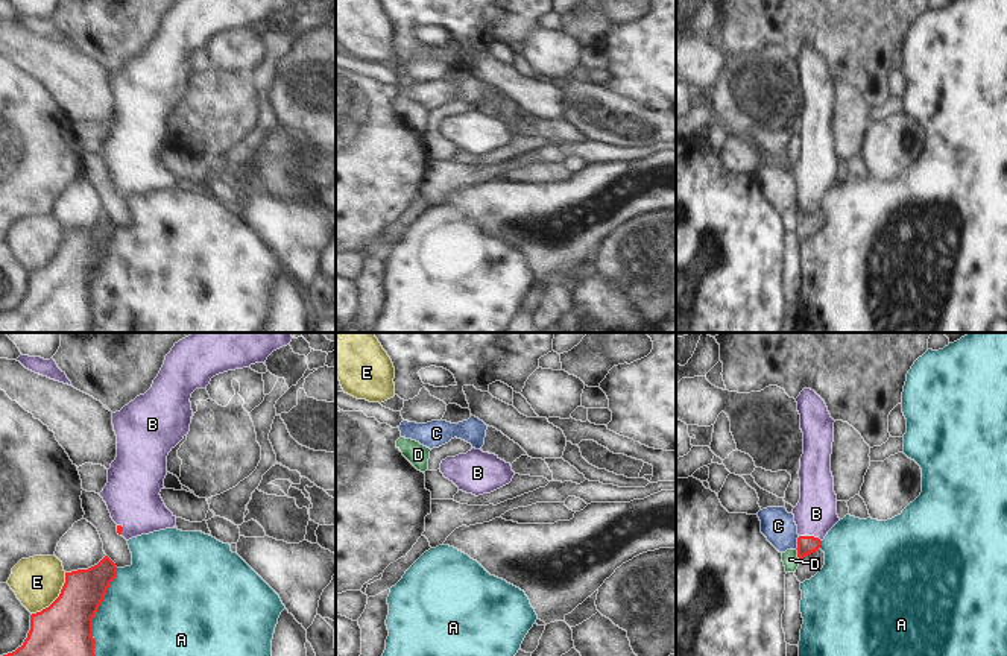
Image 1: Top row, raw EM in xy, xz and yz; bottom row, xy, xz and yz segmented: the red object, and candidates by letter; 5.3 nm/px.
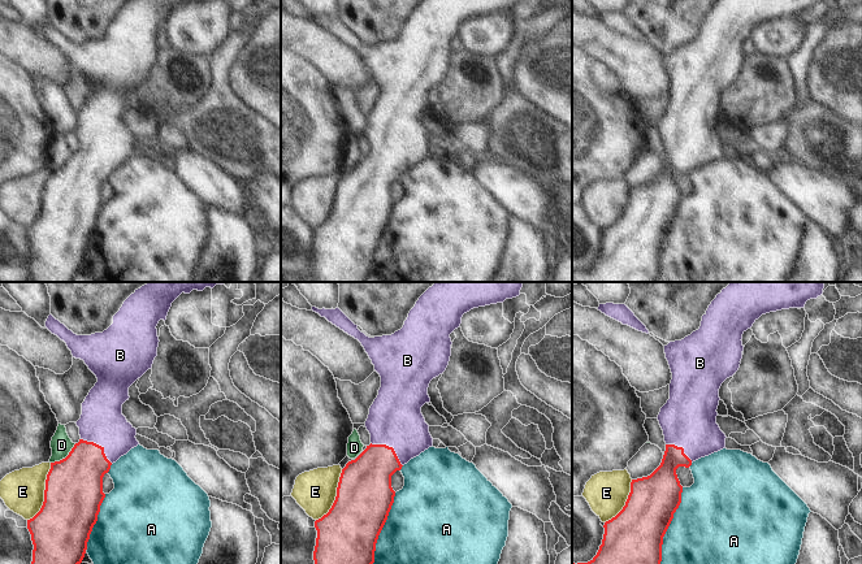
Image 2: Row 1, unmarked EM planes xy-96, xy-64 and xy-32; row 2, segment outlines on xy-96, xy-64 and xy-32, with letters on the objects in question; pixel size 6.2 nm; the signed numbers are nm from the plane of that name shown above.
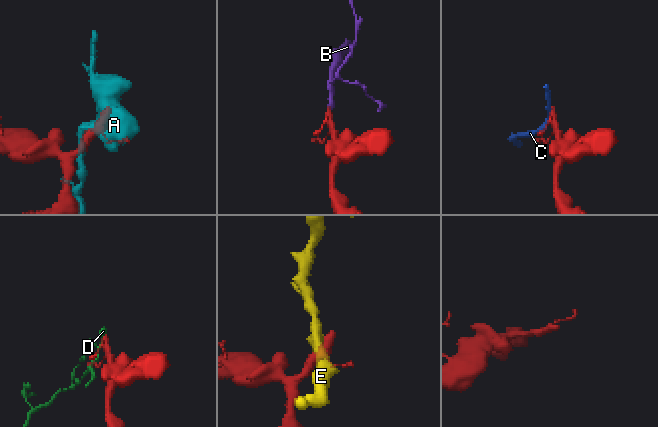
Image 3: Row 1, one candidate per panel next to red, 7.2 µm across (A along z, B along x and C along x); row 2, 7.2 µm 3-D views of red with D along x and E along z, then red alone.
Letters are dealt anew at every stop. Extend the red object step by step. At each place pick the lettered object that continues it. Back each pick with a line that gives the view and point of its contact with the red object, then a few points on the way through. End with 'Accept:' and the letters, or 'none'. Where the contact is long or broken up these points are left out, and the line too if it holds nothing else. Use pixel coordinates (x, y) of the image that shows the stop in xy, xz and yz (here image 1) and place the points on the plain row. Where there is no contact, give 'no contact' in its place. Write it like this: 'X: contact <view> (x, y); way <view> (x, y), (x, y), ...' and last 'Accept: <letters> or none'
B: contact yz (810, 196); way yz (805, 204), (810, 196), (816, 173)
Accept: B

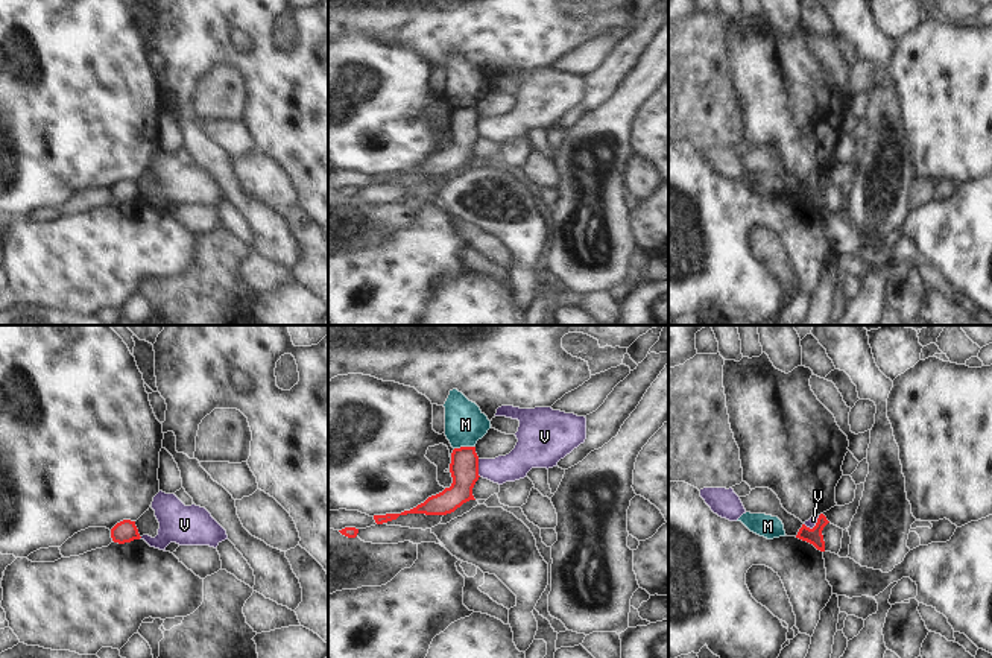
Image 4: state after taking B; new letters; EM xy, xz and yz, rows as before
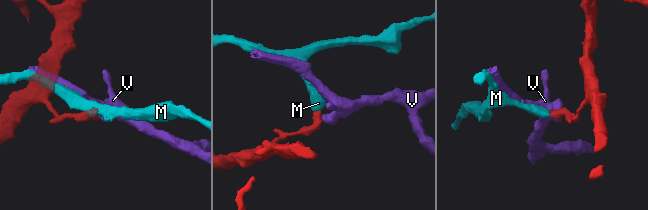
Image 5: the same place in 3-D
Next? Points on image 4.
Accept: none

